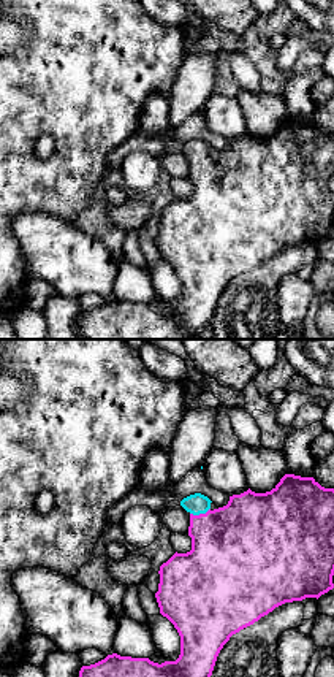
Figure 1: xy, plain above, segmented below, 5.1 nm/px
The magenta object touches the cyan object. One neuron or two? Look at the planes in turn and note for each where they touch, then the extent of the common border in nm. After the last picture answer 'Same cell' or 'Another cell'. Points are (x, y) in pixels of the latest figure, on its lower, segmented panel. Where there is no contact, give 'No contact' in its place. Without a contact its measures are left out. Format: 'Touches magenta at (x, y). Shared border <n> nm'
Touches magenta at (200, 514). Shared border 110 nm

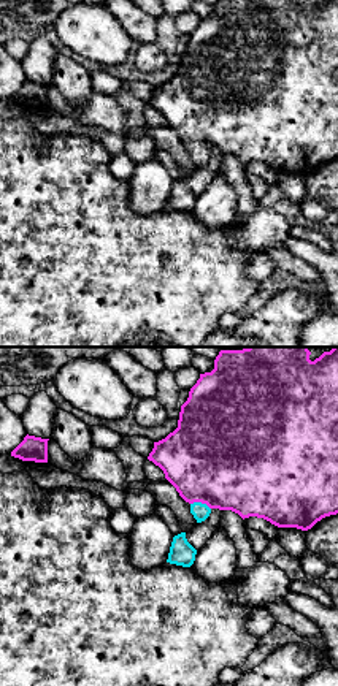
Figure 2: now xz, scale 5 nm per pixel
Touches magenta at (200, 501). Shared border 110 nm

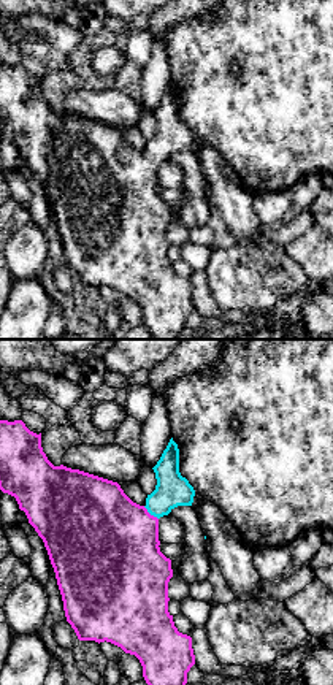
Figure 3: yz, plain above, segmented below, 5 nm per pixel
Touches magenta at (149, 514). Shared border 100 nm

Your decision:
Same cell

